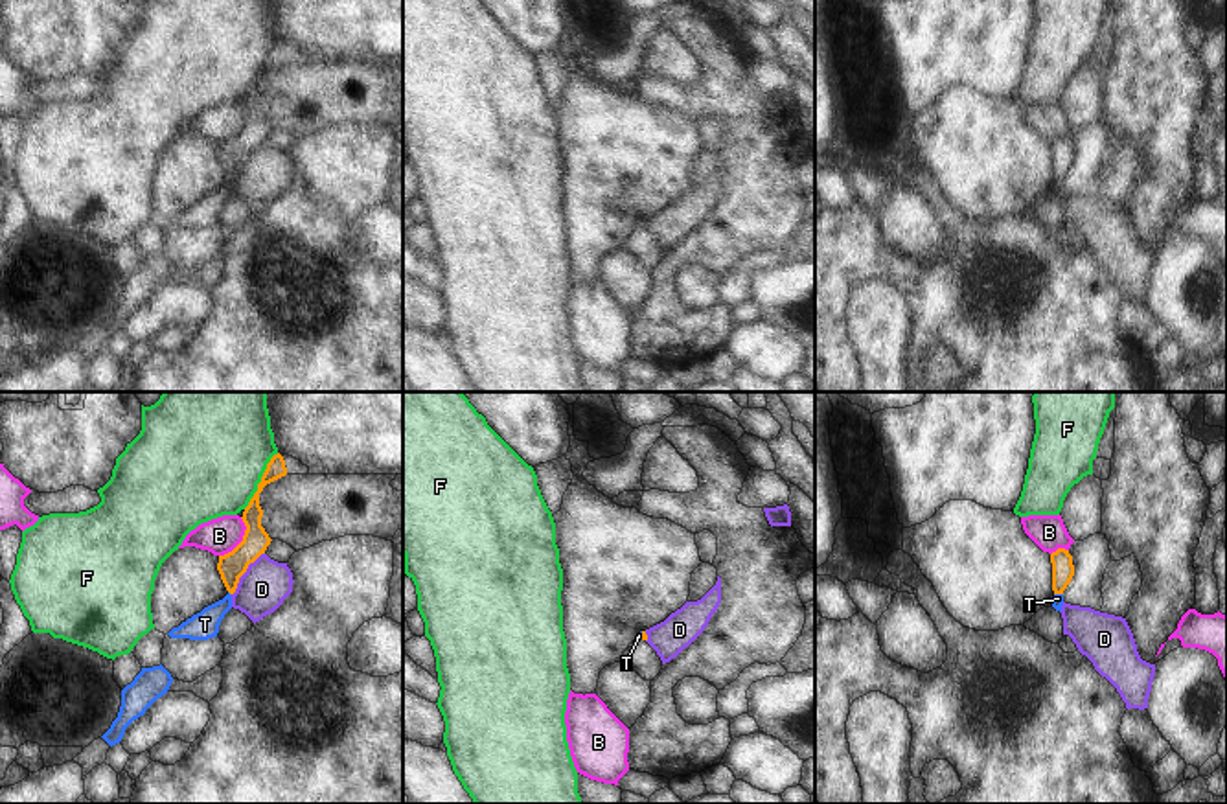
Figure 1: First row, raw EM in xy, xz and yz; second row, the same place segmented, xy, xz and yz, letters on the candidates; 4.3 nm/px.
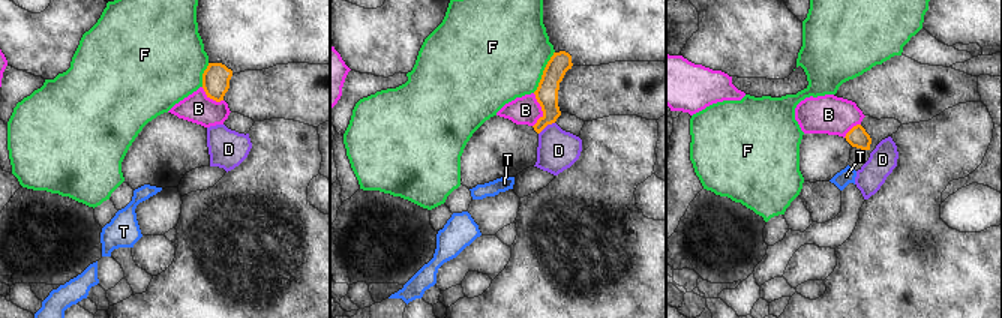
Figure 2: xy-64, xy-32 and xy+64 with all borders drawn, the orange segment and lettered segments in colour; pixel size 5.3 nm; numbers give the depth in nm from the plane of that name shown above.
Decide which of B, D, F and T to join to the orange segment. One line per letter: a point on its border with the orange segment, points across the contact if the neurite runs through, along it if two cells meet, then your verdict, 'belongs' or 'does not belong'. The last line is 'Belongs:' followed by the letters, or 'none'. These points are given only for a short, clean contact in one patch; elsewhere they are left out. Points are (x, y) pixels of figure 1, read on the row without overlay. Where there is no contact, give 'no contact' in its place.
B: meets orange in xy at (243, 127); border along xy (241, 105), (245, 114), (243, 126), (219, 144); does not belong
D: meets orange in xy at (245, 159); border along xy (263, 140), (249, 153), (232, 183); does not belong
F: meets orange in xy at (262, 68); border along xy (278, 41), (267, 52), (258, 78), (243, 96); does not belong
T: meets orange in yz at (1058, 181); runs through yz (1062, 149), (1058, 181), (1058, 186); belongs
Belongs: T

